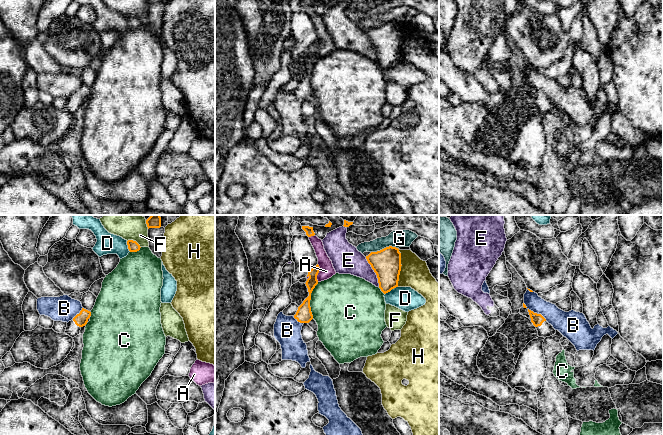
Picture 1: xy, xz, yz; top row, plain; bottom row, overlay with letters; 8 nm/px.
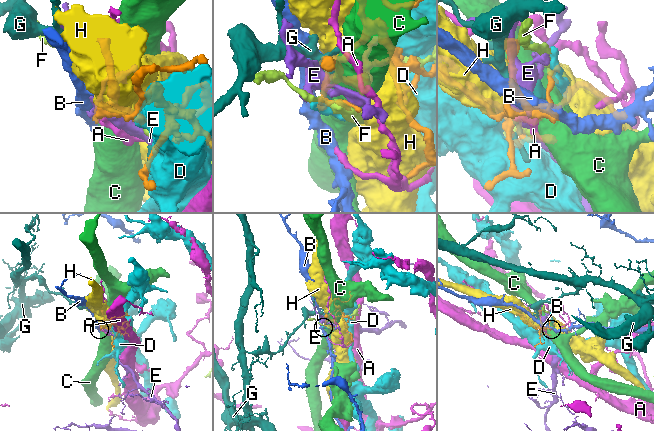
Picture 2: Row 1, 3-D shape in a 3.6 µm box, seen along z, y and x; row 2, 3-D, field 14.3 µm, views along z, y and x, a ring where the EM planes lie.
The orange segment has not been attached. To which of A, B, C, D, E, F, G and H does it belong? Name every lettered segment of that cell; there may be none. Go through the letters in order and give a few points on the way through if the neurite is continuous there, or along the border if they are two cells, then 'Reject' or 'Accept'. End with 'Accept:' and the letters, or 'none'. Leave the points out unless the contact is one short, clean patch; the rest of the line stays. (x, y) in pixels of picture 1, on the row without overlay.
A: Reject
B: Boundary: yz (523, 79), (546, 96). Reject
C: Reject
D: Reject
E: Reject
F: Reject
G: Reject
H: Reject
Accept: none

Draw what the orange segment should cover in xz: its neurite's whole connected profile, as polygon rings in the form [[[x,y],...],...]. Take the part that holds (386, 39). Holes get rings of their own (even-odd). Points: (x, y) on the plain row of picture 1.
[[[386,23],[366,32],[368,39],[377,51],[379,64],[386,70],[398,63],[401,47],[401,29],[396,23]]]

